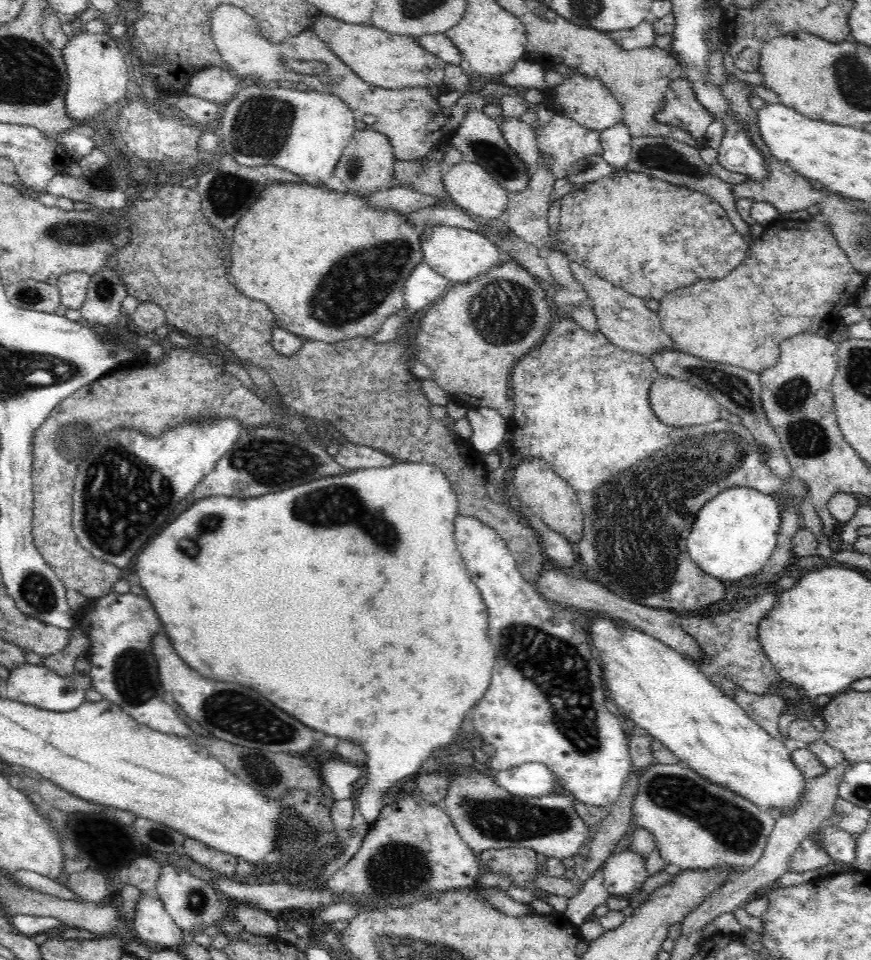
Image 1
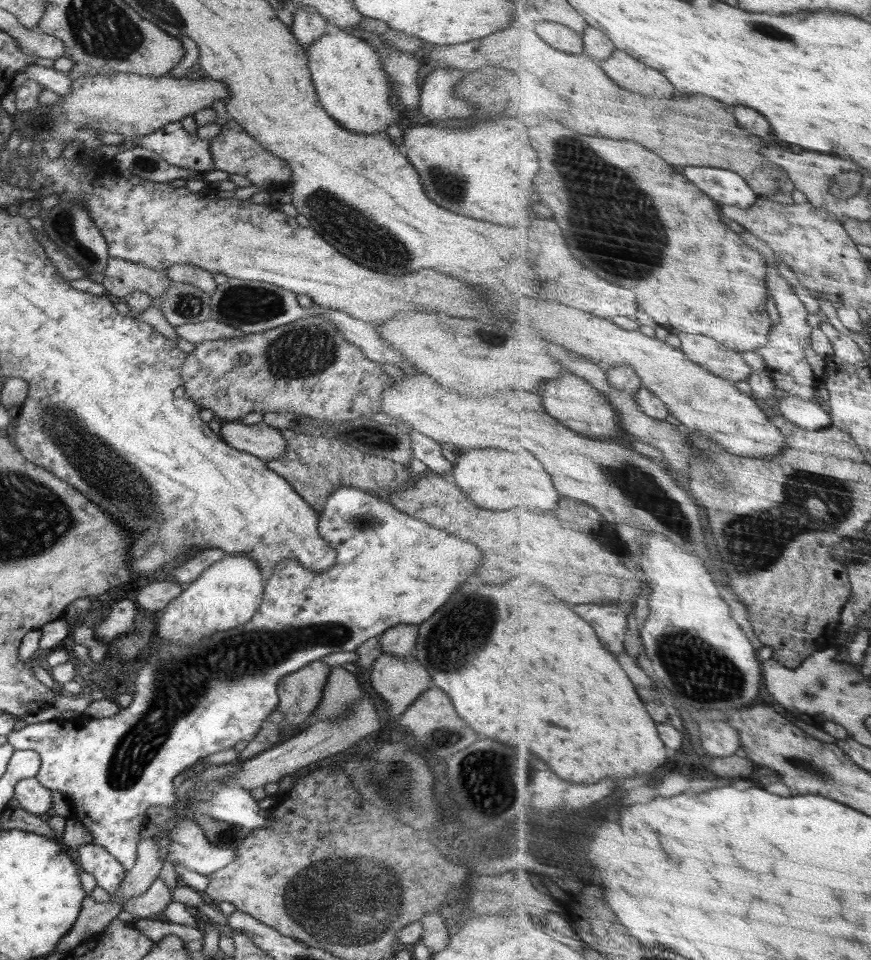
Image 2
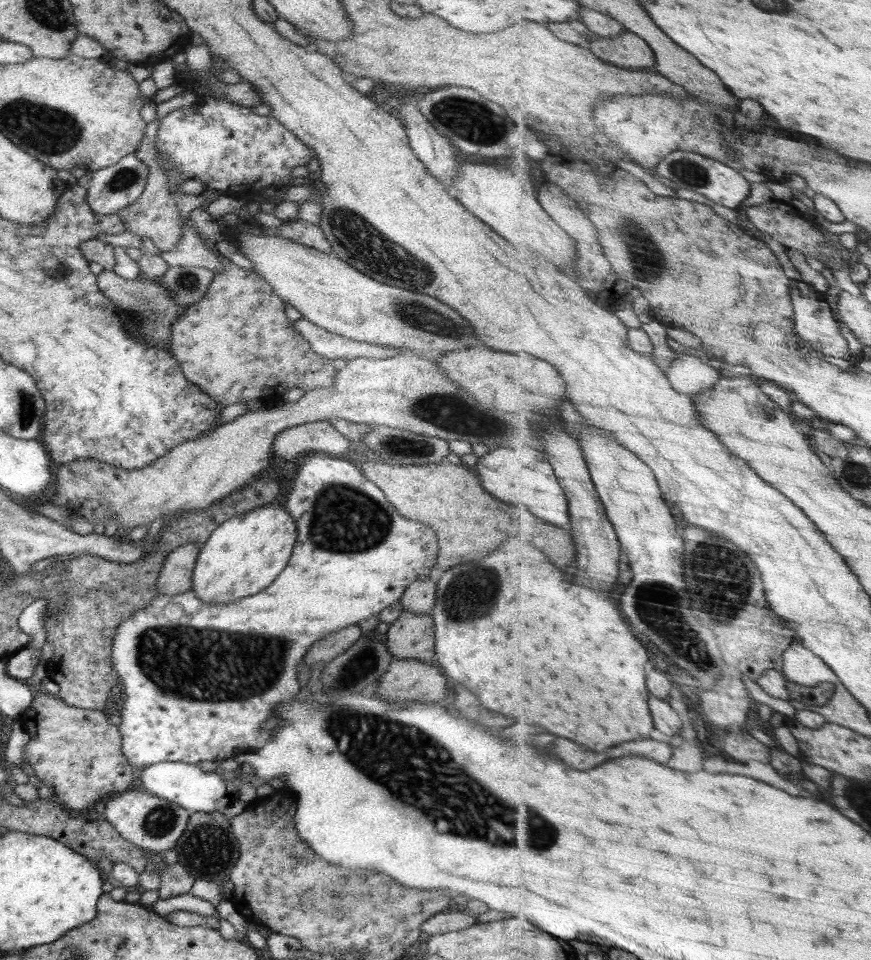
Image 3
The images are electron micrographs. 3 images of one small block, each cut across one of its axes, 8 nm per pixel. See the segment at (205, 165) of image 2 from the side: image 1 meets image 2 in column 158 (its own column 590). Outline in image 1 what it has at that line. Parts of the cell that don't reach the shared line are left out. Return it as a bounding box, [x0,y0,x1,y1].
[532,112,602,179]

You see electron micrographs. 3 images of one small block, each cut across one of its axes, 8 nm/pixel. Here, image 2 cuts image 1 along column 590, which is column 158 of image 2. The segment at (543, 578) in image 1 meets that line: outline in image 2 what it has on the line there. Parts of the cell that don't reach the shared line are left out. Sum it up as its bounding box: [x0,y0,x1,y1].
[135,581,184,613]

